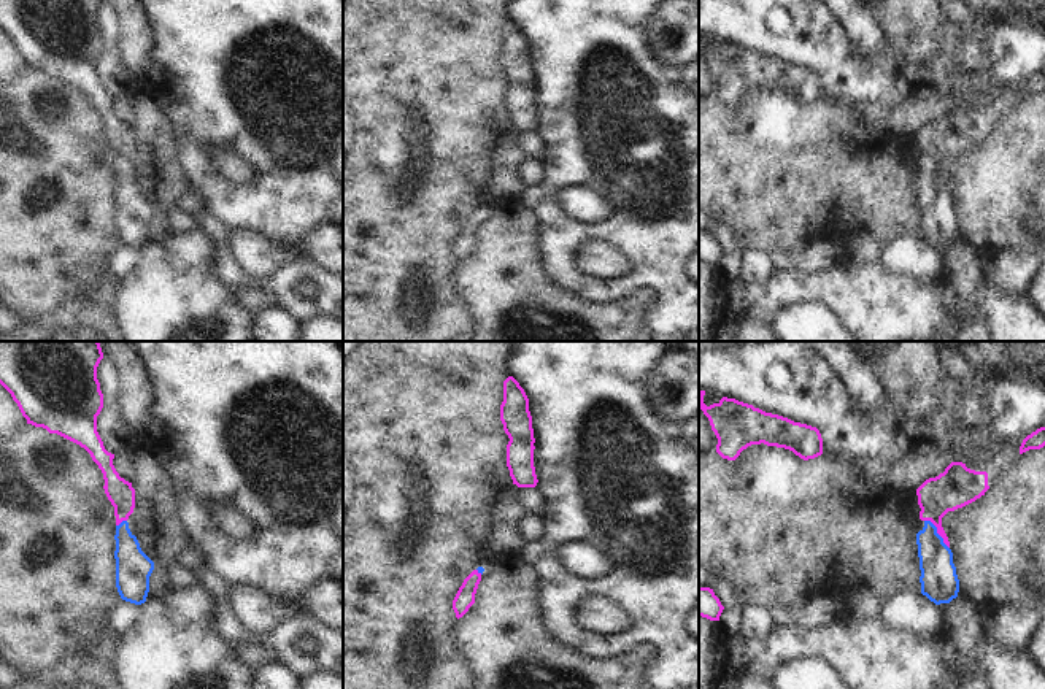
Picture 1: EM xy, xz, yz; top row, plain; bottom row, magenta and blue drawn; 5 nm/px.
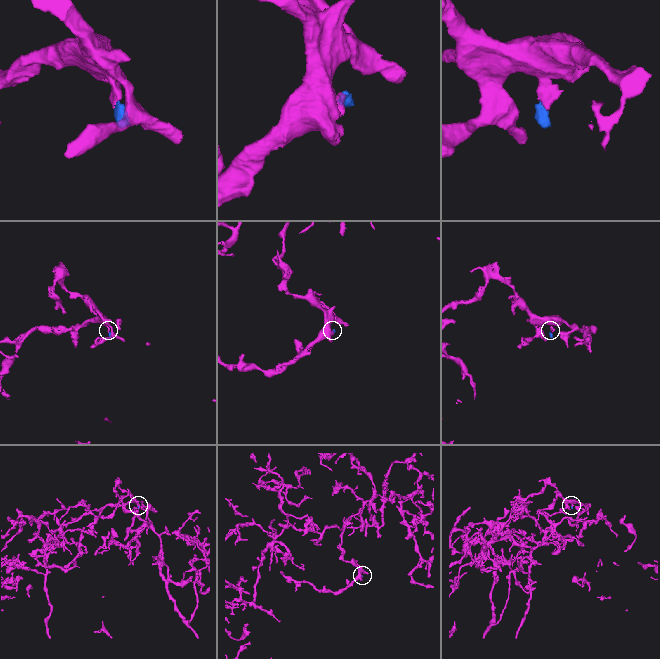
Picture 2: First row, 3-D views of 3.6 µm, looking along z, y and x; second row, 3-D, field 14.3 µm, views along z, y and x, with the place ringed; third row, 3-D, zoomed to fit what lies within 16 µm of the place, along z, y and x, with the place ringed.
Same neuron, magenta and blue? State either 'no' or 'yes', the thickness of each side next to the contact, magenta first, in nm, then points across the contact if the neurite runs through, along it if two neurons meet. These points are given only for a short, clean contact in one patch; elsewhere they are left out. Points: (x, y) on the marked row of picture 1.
yes; calibres 200 and 190 nm; way yz (955, 488), (936, 507), (937, 532), (939, 581)

